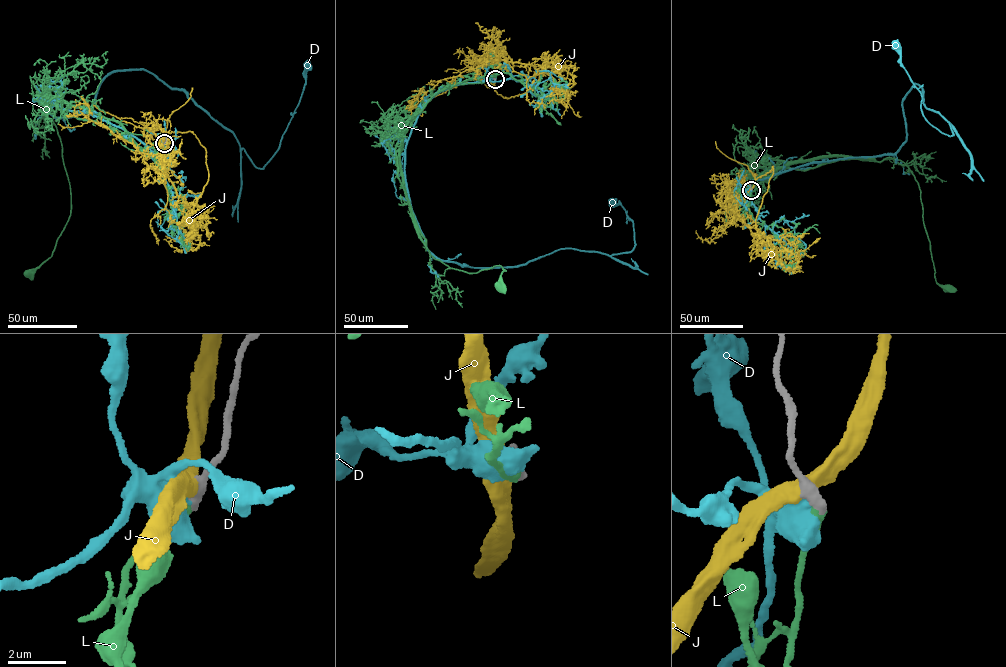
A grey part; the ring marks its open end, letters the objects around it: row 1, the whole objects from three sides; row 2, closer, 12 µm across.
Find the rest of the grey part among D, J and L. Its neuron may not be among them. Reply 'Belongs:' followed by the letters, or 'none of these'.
Belongs: L

